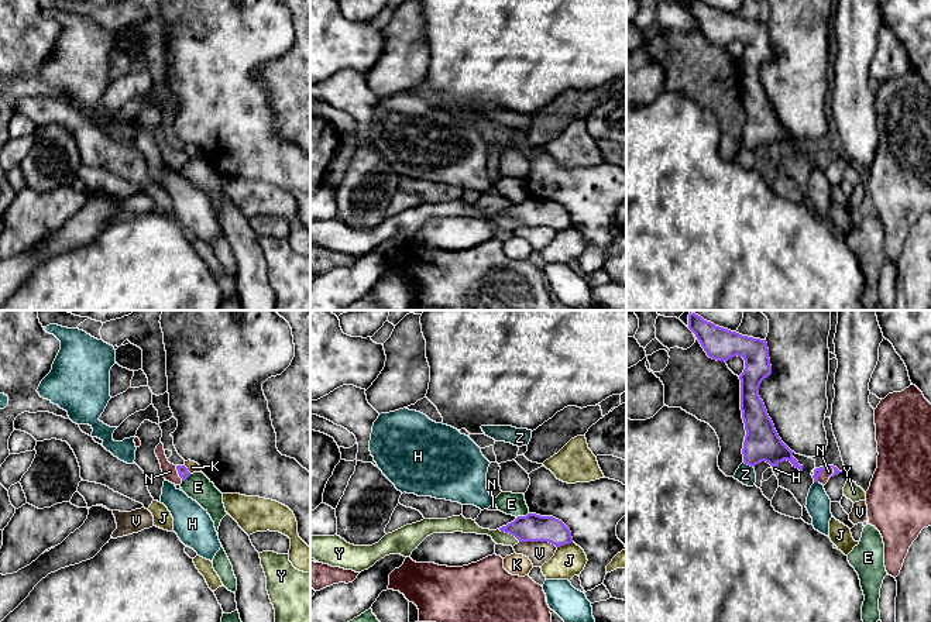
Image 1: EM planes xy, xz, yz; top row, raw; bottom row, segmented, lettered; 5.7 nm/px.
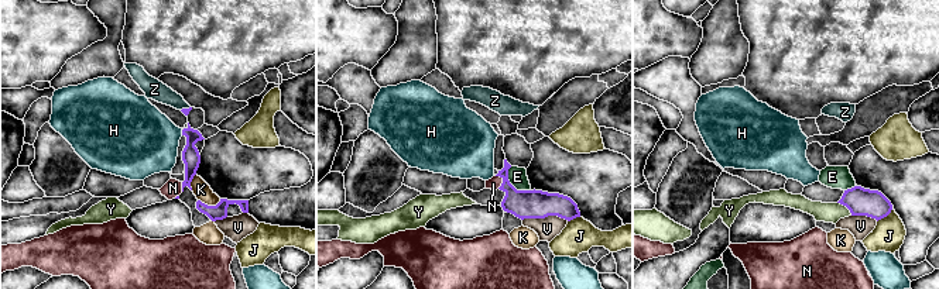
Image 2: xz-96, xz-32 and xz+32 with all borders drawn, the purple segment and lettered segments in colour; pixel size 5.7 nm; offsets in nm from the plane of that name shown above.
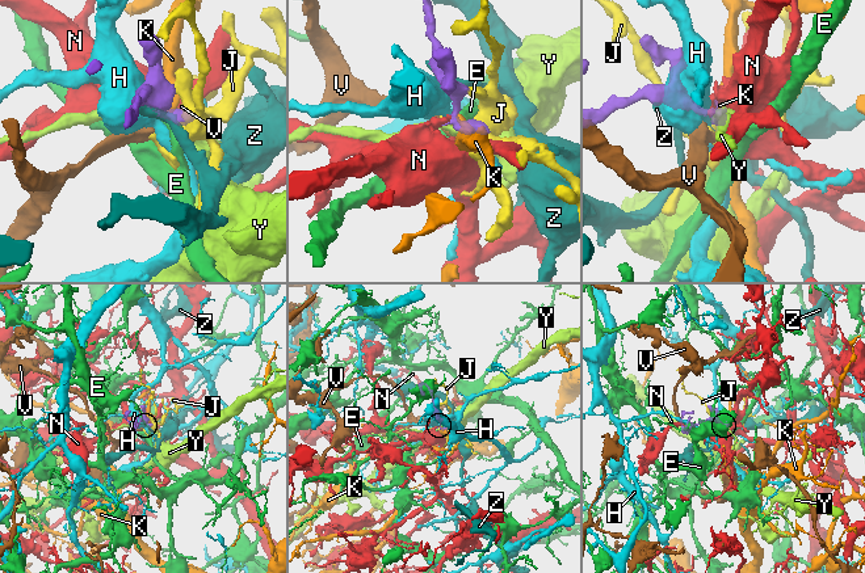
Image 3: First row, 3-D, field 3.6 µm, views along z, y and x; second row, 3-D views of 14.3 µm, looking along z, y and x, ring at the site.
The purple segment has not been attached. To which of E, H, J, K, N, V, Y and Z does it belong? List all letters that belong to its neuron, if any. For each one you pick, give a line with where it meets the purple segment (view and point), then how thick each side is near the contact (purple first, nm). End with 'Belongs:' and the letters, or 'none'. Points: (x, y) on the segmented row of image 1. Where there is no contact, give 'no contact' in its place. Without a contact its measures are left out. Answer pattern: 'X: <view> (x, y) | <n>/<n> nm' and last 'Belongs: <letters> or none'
N: yz (823, 470) | 50/60 nm
Belongs: N

